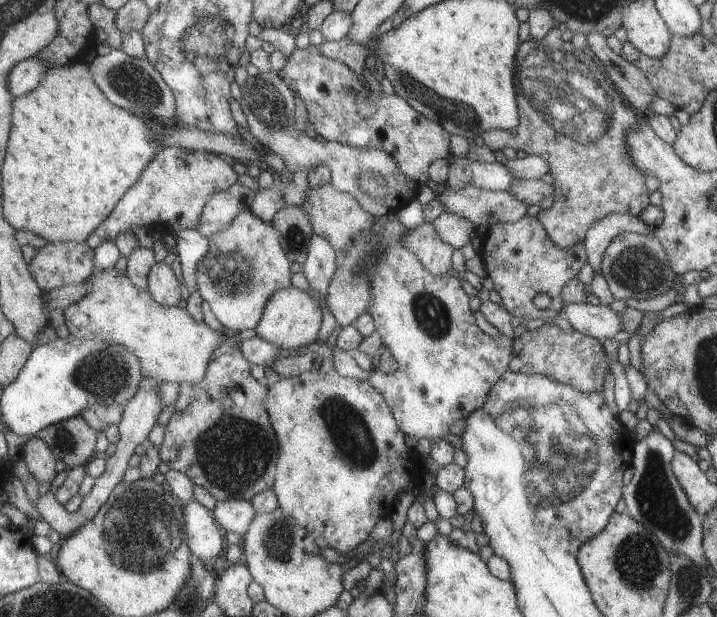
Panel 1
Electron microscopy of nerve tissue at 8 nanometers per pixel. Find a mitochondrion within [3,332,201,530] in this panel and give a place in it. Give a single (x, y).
(103, 374)

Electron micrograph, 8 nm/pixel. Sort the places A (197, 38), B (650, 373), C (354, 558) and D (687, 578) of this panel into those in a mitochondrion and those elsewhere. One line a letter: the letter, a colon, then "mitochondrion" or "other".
A: mitochondrion
B: other
C: other
D: mitochondrion

